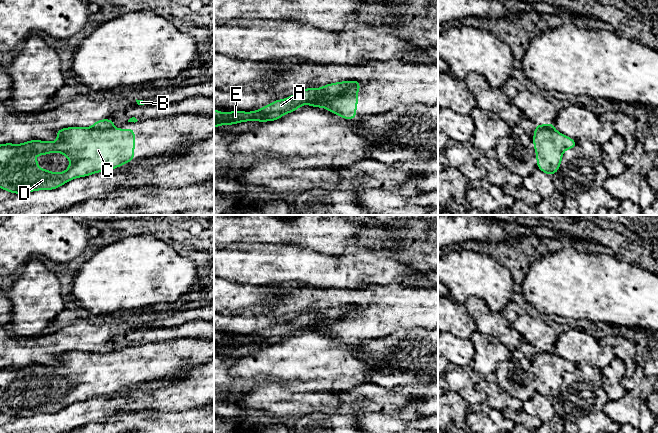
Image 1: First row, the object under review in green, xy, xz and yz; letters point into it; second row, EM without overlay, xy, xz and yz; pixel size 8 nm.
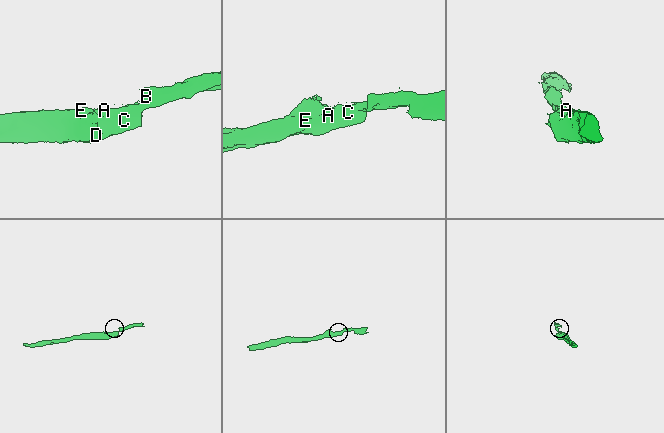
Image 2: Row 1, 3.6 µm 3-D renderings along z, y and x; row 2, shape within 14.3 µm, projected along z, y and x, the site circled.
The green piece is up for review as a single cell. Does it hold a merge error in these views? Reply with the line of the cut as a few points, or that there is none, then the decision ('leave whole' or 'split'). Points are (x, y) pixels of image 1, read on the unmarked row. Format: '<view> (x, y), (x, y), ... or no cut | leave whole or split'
xz (358, 312), (351, 311), (327, 322), (318, 316) | split

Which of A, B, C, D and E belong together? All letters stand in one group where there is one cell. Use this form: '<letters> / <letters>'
A C D E / B

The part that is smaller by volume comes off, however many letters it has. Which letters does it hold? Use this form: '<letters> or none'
B

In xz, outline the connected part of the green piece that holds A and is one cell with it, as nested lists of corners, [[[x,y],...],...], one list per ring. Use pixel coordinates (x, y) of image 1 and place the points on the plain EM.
[[[357,311],[349,312],[335,321],[326,323],[319,317],[319,313],[309,312],[302,313],[286,323],[273,325],[270,329],[253,336],[234,334],[230,337],[223,337],[214,333],[214,352],[220,348],[227,350],[244,345],[274,345],[284,338],[294,336],[306,327],[309,327],[310,331],[324,331],[341,342],[355,343],[356,329],[359,328],[356,322],[358,315]]]

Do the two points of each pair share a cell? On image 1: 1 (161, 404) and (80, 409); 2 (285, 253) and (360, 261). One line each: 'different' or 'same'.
1: same
2: same

